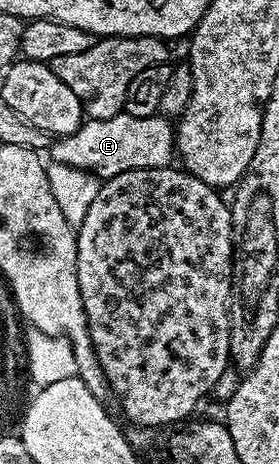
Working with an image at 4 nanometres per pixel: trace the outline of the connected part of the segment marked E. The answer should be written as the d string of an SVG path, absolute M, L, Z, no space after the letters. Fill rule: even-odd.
M122 112L109 119L84 120L76 133L52 140L49 157L106 179L134 169L164 168L176 152L175 135L172 122L162 115L134 117Z

